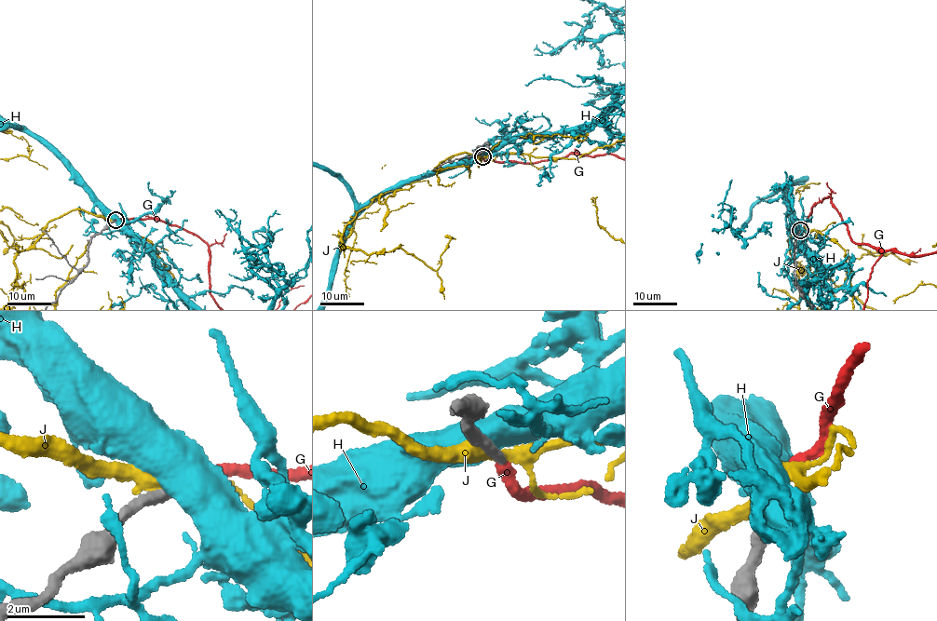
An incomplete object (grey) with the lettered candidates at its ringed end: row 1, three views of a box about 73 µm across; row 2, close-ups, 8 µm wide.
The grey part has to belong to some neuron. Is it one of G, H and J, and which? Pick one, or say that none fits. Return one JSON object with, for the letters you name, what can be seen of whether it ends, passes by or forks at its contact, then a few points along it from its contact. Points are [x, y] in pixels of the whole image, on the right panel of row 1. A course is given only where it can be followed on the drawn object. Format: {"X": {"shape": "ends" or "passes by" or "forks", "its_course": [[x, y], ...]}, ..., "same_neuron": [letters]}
{"G": {"shape": "ends"}, "same_neuron": ["G"]}

